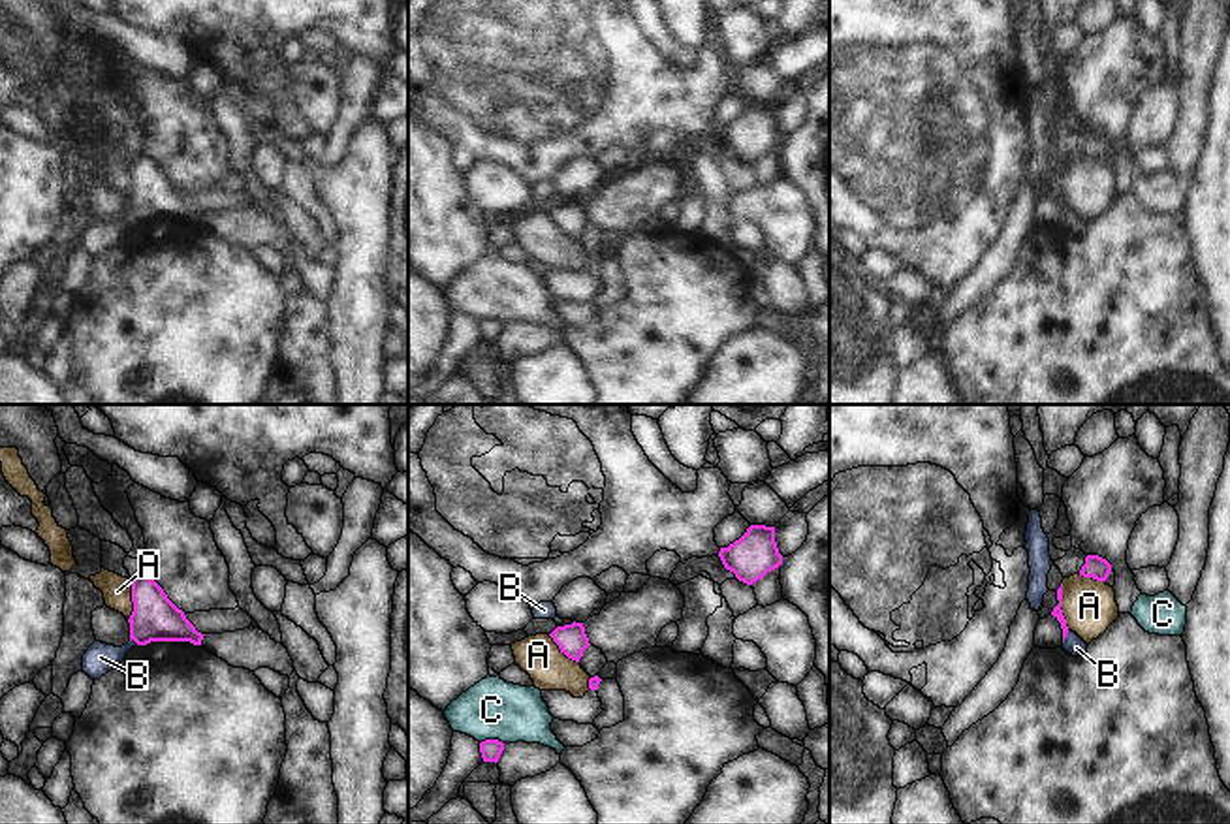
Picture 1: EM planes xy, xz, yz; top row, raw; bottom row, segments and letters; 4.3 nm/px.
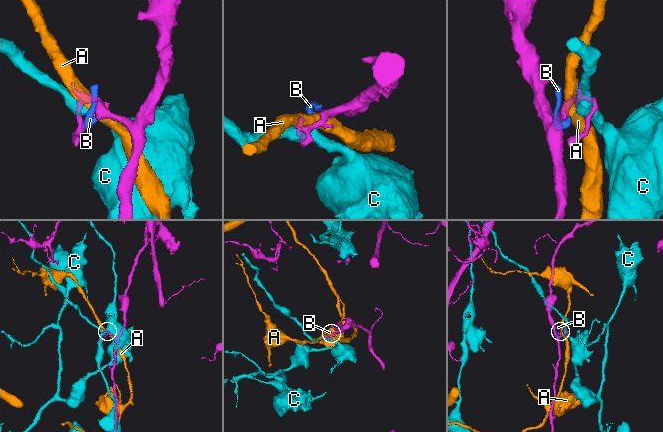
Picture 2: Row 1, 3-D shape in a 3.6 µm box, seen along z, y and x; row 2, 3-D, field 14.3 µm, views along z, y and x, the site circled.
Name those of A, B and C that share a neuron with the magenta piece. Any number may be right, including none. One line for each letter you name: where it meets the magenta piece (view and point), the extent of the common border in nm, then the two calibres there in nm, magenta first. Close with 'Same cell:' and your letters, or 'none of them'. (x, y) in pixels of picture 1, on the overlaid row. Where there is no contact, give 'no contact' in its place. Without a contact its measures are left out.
B: contact yz (1065, 636); length 50 nm; calibres 50 and 90 nm
Same cell: B

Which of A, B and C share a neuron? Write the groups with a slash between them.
A / B / C

